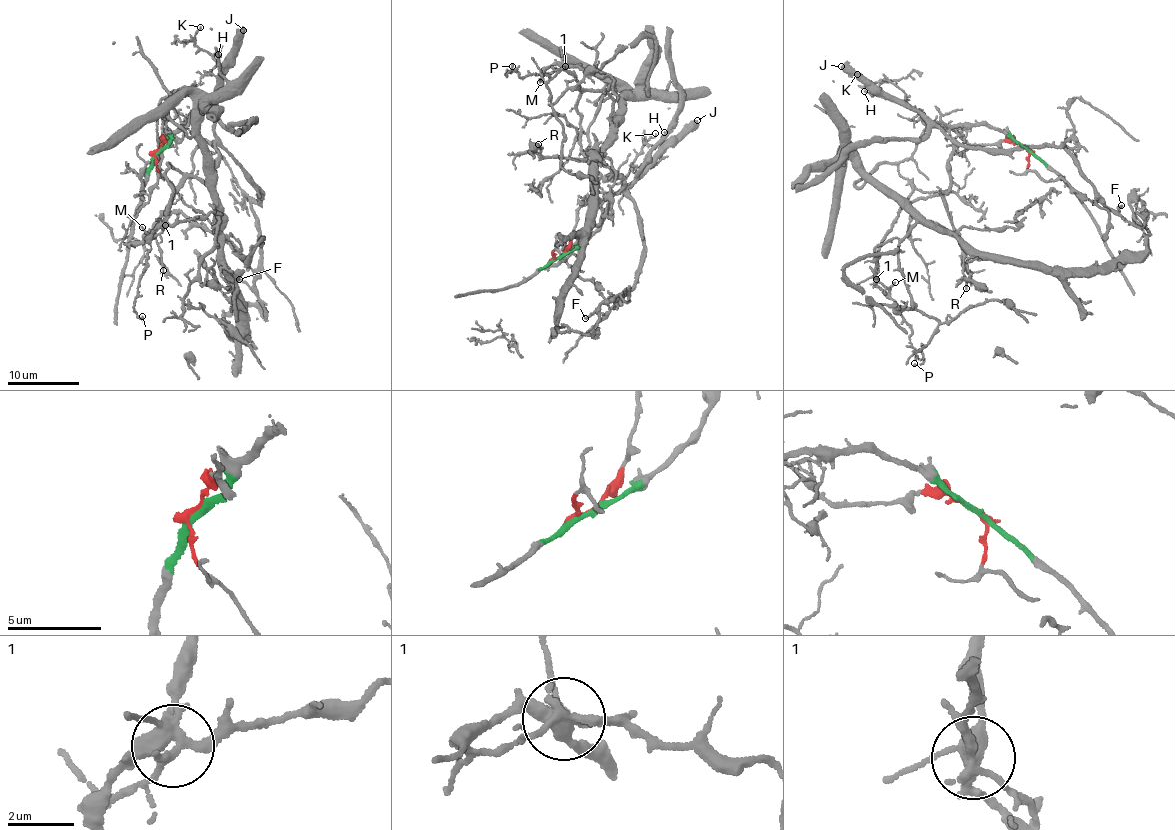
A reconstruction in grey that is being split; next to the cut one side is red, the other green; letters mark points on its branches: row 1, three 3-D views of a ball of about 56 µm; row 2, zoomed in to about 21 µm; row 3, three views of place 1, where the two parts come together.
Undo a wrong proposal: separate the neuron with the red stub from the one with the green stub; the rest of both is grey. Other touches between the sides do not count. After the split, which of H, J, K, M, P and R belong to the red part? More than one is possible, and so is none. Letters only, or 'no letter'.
M

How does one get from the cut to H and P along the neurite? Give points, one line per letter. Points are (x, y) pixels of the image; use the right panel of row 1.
H: (1026, 148), (987, 126), (972, 123), (952, 126), (931, 120), (885, 96), (871, 95), (864, 90)
P: (1026, 148), (935, 124), (950, 185), (905, 205), (877, 257), (914, 363)

